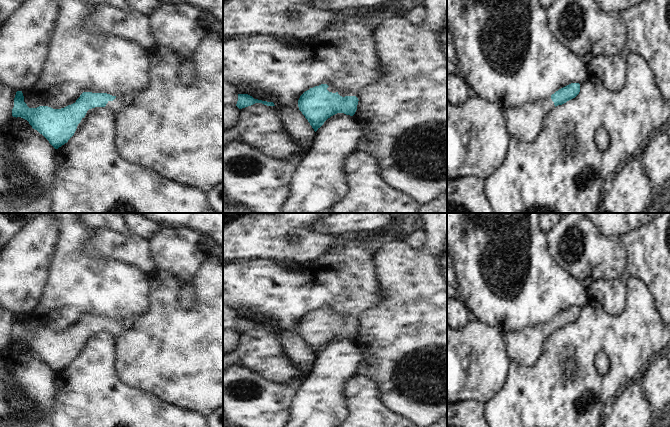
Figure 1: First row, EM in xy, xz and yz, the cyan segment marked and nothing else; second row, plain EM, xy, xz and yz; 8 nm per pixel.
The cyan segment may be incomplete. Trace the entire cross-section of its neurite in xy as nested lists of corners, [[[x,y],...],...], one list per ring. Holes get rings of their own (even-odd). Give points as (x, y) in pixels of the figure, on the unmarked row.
[[[17,315],[12,340],[27,344],[33,353],[42,358],[55,373],[58,373],[74,359],[78,348],[89,333],[106,331],[118,339],[127,328],[128,324],[123,321],[107,317],[83,316],[75,327],[61,333],[48,330],[29,332],[24,326],[22,315]]]

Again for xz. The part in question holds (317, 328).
[[[327,308],[305,315],[298,324],[298,331],[316,356],[324,346],[337,337],[353,340],[358,322],[344,316],[335,316]]]

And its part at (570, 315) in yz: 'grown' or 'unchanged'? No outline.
grown

